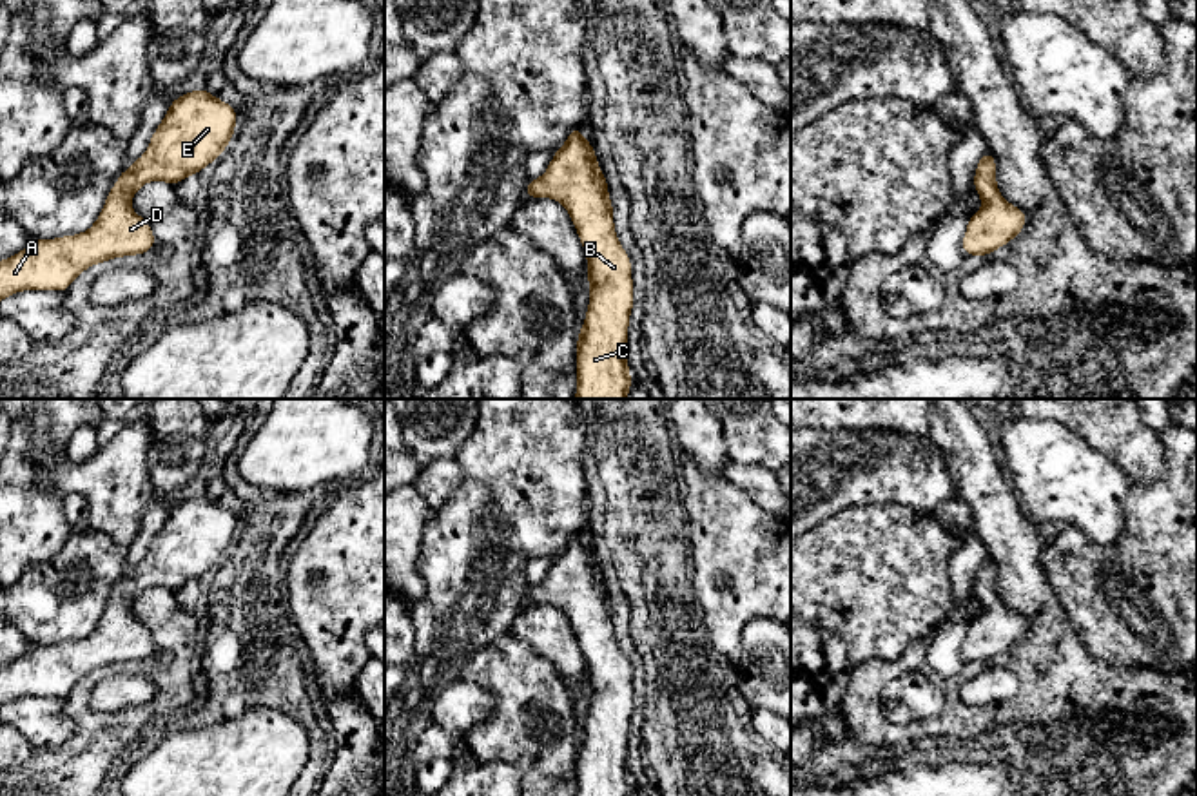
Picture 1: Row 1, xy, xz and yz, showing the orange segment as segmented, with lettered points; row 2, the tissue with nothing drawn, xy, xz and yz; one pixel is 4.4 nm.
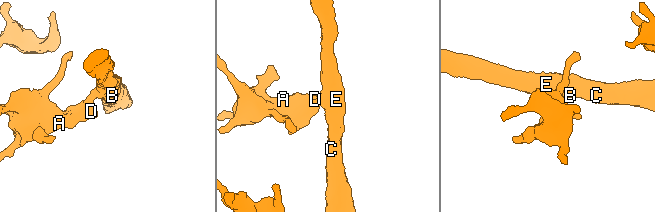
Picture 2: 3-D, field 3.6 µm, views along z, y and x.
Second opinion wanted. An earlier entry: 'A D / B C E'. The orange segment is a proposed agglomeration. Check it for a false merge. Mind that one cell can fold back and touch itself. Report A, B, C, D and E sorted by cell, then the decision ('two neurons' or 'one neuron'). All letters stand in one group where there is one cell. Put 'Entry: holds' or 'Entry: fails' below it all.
A B C D E | one neuron
Entry: fails

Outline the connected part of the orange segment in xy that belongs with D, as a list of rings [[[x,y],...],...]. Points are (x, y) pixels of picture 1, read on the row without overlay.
[[[207,495],[172,506],[145,560],[118,582],[89,636],[31,646],[22,658],[0,667],[0,707],[22,696],[67,698],[76,682],[96,669],[152,656],[151,631],[131,616],[136,597],[154,586],[174,593],[201,578],[232,548],[236,526],[238,517]]]

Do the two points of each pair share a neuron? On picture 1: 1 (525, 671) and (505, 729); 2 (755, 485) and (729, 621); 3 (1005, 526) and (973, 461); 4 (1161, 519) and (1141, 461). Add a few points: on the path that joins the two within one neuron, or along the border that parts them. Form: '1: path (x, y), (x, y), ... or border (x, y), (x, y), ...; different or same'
1: path (525, 686), (525, 698), (517, 706), (517, 715); same
2: border (720, 474), (771, 515); different
3: path (996, 510), (978, 477); same
4: border (1163, 443), (1165, 472), (1154, 481), (1132, 485); different

